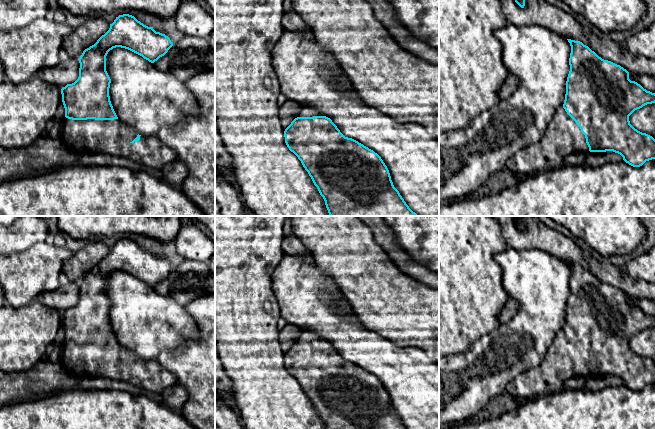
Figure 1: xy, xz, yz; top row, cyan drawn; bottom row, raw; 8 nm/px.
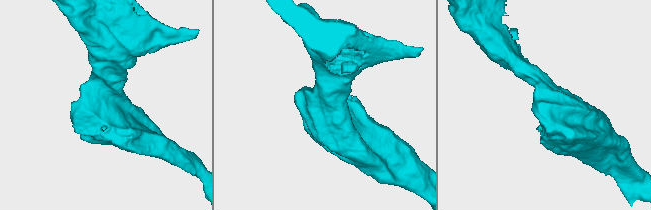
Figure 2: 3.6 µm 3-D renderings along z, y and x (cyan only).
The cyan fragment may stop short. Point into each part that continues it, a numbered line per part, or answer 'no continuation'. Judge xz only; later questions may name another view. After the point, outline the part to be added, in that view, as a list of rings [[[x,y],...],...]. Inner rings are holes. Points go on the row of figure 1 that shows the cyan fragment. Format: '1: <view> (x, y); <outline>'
1: xz (305, 111); [[[302,106],[300,113],[298,117],[313,117],[313,116],[323,116],[320,111],[310,108],[310,107],[305,107]]]

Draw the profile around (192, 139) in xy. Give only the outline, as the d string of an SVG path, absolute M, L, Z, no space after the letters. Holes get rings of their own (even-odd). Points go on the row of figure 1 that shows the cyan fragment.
M215 70L198 73L185 84L195 94L201 115L185 117L175 125L162 128L157 136L188 168L189 174L180 187L182 192L206 216L215 216Z

